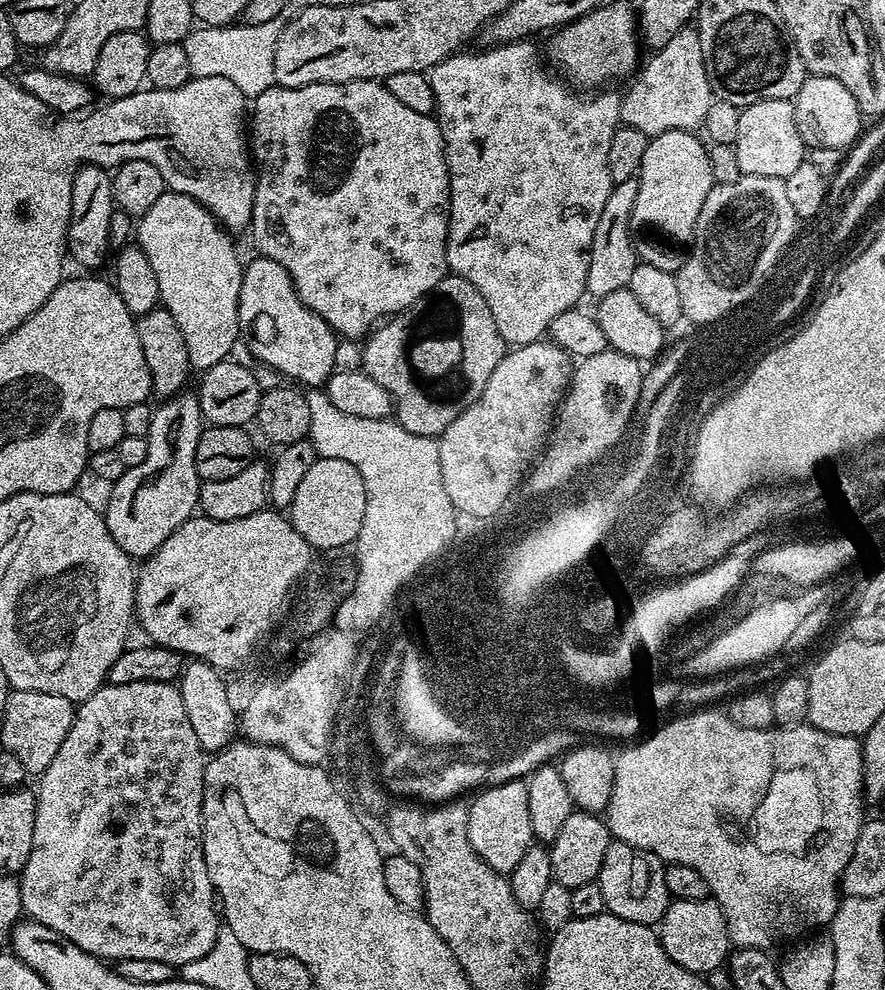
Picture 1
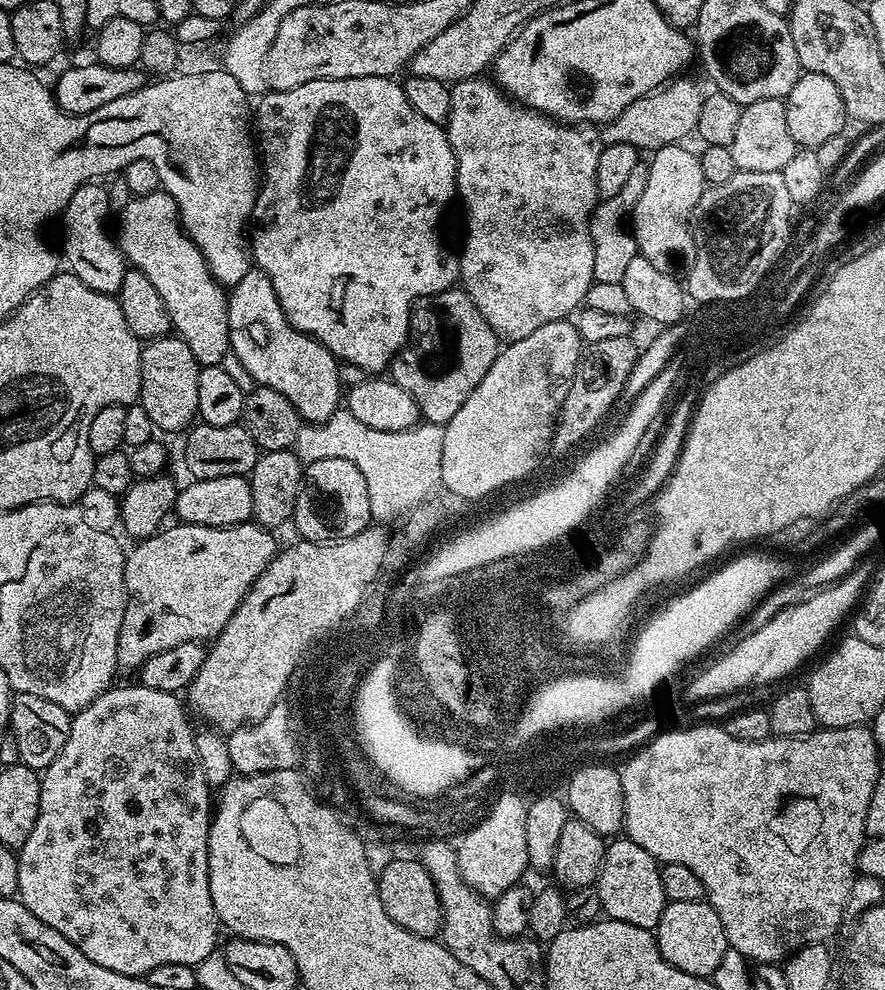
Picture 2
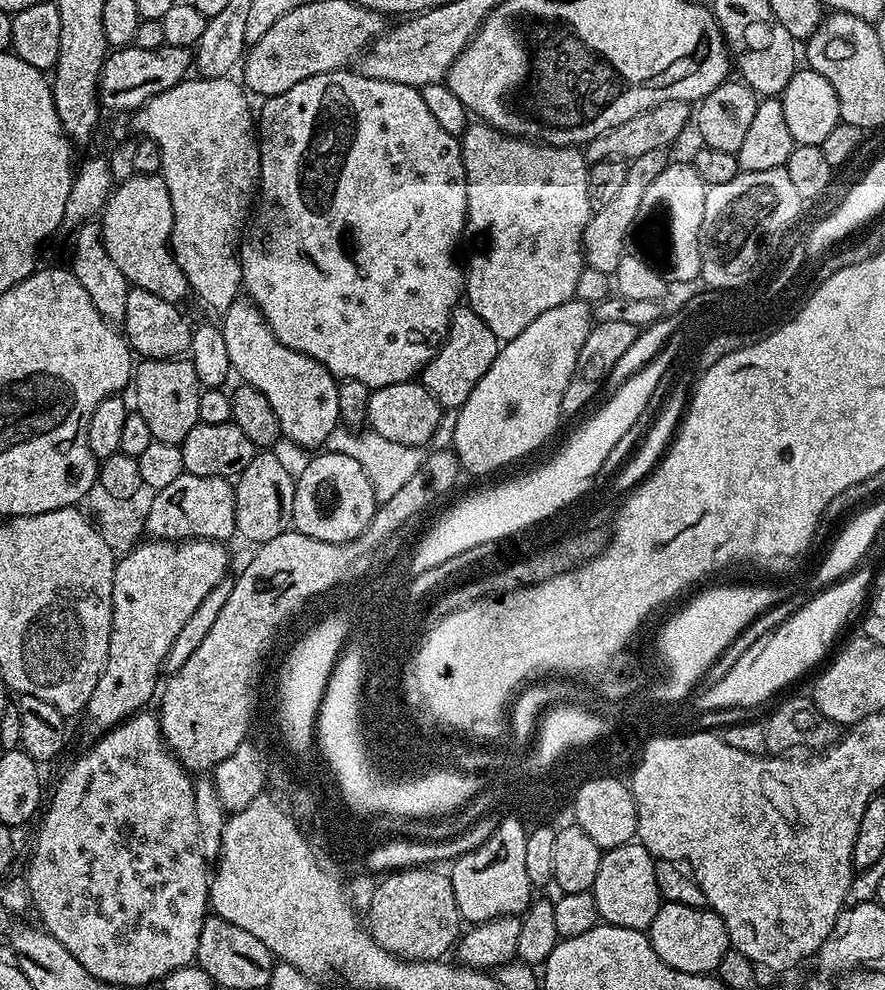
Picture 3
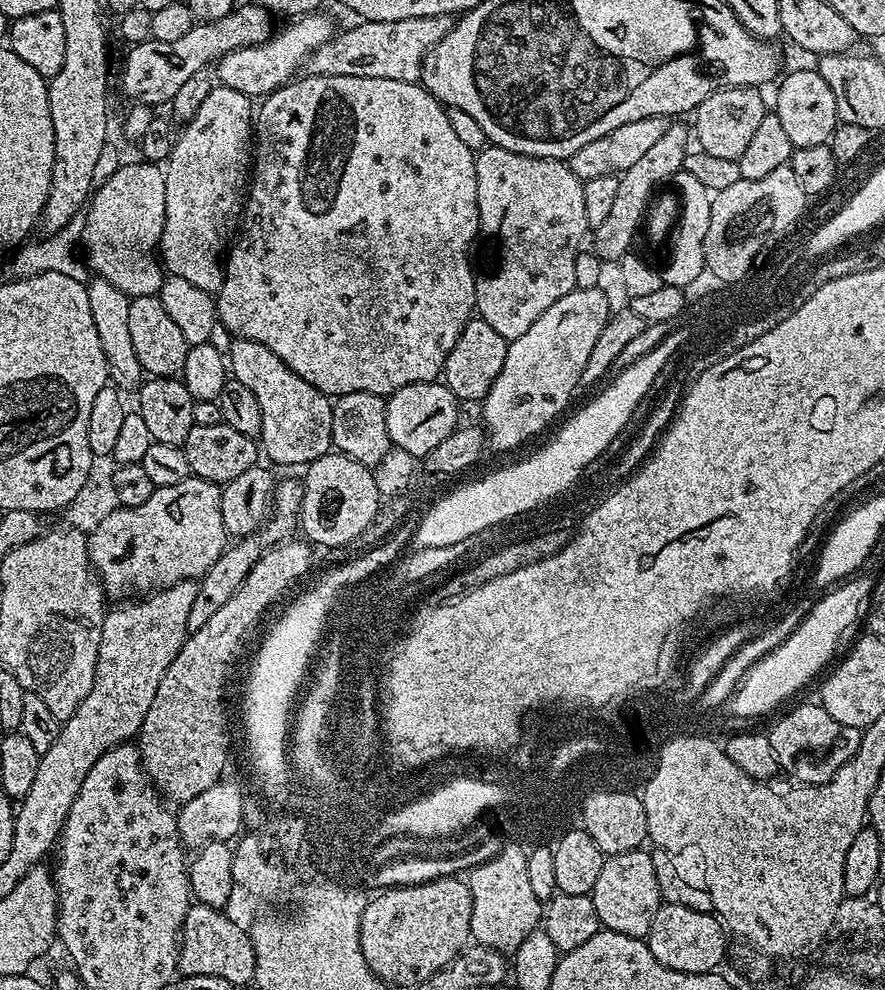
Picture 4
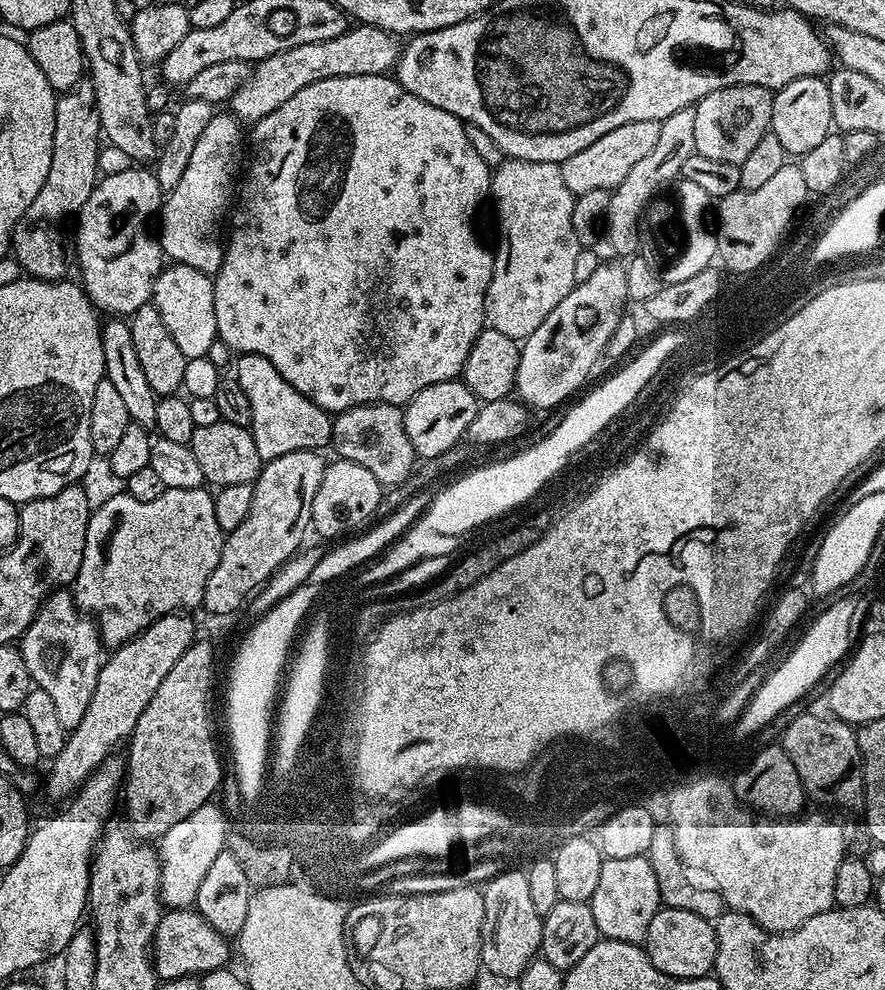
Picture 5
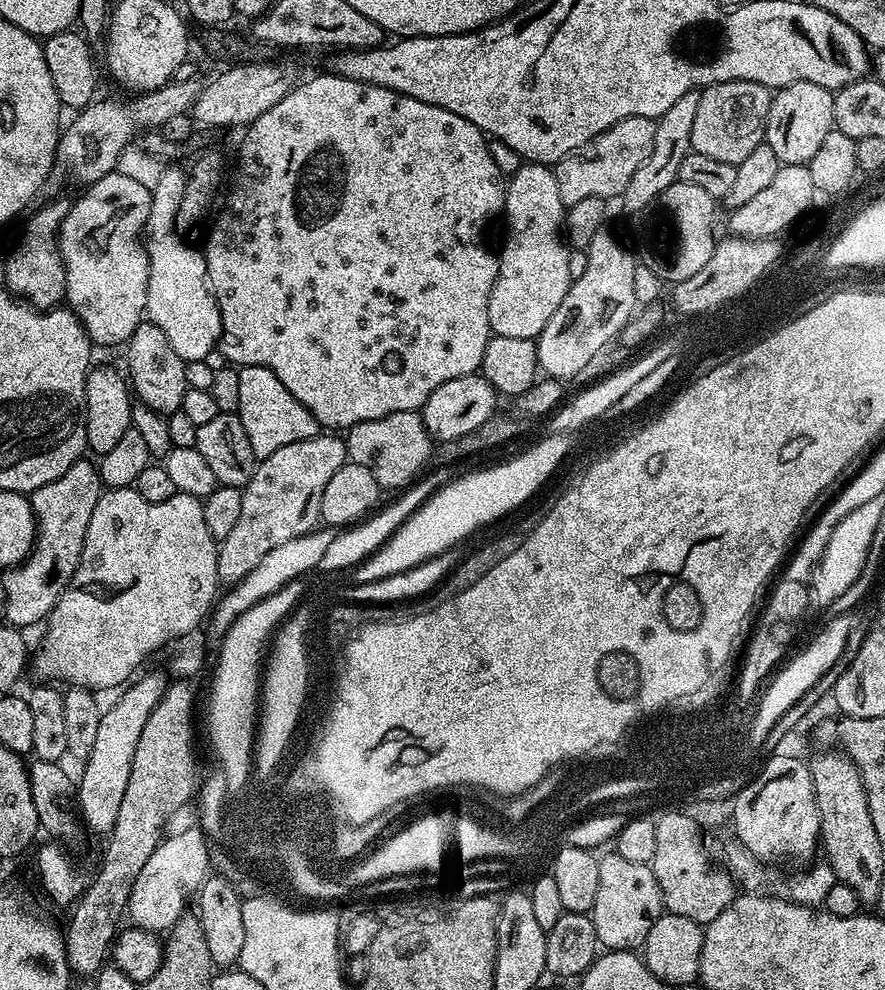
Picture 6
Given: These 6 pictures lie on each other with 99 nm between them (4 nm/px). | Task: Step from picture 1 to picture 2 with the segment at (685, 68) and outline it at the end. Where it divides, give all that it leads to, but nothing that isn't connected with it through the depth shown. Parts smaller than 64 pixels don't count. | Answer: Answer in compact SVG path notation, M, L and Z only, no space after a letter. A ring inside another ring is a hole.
M673 78L654 92L647 92L642 98L630 102L618 118L599 129L601 141L604 144L626 142L641 150L665 148L668 144L679 144L687 141L688 135L693 135L698 126L698 114L702 114L702 102L705 93L692 80Z

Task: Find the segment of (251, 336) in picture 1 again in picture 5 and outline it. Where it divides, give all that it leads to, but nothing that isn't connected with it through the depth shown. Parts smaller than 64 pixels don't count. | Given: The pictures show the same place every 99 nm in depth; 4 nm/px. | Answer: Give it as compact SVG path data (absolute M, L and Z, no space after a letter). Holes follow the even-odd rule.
M258 354L237 355L235 380L246 392L250 404L250 431L254 438L254 446L258 446L261 461L282 458L282 454L294 454L298 450L314 452L324 450L332 443L333 417L314 406L310 398L298 394L278 370L266 358Z

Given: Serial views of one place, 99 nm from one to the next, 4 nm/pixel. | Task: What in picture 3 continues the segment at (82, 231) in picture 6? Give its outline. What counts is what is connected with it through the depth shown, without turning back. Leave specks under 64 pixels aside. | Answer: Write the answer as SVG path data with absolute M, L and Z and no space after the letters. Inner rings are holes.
M135 175L128 181L117 183L113 187L108 203L98 220L100 226L100 238L106 246L106 254L114 258L114 266L126 274L129 285L150 290L158 294L158 298L166 298L173 302L180 302L184 295L189 295L190 289L186 282L186 274L178 266L178 262L172 256L169 247L172 239L172 195L166 186L163 175L155 176Z

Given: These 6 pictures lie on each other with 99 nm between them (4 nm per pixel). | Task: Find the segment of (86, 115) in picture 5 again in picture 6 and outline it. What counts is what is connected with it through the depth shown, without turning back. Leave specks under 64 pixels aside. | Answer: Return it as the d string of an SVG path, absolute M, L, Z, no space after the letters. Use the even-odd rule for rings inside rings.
M52 200L44 204L24 224L20 241L12 248L8 261L4 264L4 280L7 291L29 303L34 308L47 310L55 308L64 300L66 290L66 270L60 253L60 227L66 218L69 201Z

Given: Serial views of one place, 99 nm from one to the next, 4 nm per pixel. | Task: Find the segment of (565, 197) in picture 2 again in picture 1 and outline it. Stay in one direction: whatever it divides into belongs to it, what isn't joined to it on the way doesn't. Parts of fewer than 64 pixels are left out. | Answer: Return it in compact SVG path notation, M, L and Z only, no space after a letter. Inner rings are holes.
M531 39L515 40L509 44L492 44L481 52L461 50L447 56L440 64L430 69L428 81L434 90L434 113L442 130L446 166L450 178L450 210L448 211L448 245L446 258L449 273L466 278L482 298L486 298L486 306L490 306L490 314L494 314L494 322L498 325L498 334L502 334L505 345L519 346L533 344L547 333L550 322L562 314L562 310L577 307L586 292L586 274L590 270L590 246L594 242L594 226L598 226L598 218L602 214L602 206L606 206L606 198L610 198L613 183L610 178L610 166L606 162L610 155L610 138L614 138L620 124L621 93L600 90L595 94L581 94L573 90L563 79L555 78L543 72L545 61L542 52L532 45Z

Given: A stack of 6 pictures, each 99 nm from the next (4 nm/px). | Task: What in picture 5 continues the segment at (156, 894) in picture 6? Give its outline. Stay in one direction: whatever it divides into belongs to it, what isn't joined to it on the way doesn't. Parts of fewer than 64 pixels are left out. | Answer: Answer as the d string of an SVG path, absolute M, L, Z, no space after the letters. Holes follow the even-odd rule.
M219 803L203 804L190 818L182 818L166 830L166 834L158 841L158 855L160 858L160 883L158 895L169 909L192 908L196 902L198 888L202 878L206 875L214 858L225 851L230 829L229 817Z

